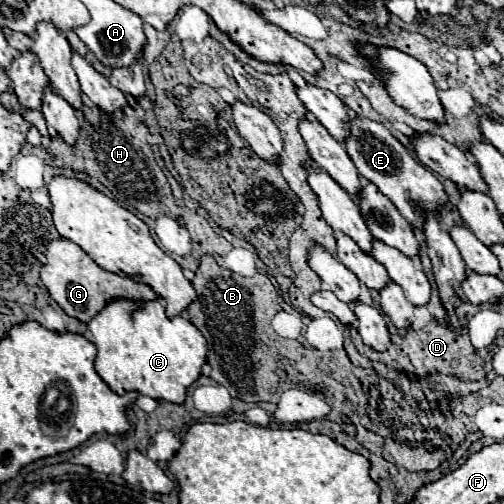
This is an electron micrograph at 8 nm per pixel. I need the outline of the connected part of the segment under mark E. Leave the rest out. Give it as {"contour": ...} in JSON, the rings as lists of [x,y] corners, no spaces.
{"contour":[[[354,118],[352,120],[352,130],[348,140],[344,142],[346,152],[358,172],[372,182],[396,208],[398,212],[410,222],[412,230],[422,230],[424,228],[424,218],[422,218],[422,208],[428,212],[438,212],[440,206],[448,202],[448,196],[444,192],[444,186],[438,178],[434,178],[432,170],[426,168],[422,162],[412,158],[410,150],[402,146],[382,122],[374,122],[368,118]]]}

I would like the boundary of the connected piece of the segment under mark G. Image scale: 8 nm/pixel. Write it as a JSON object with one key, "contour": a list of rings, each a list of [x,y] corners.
{"contour":[[[60,238],[48,242],[46,250],[46,264],[42,266],[40,278],[44,286],[48,288],[52,300],[70,316],[84,324],[88,324],[112,298],[132,298],[134,302],[150,302],[158,296],[152,292],[150,286],[134,282],[128,276],[118,276],[108,270],[102,270],[78,244]]]}

